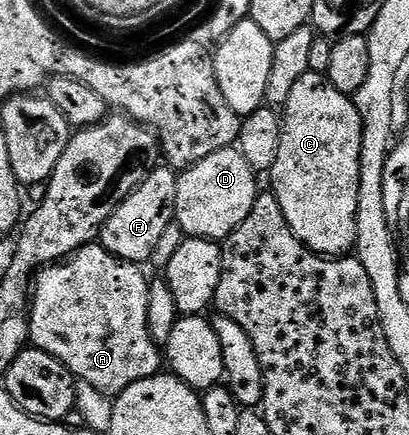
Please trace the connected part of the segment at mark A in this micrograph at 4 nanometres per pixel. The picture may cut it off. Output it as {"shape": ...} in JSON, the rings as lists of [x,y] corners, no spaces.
{"shape":[[[96,242],[78,249],[69,259],[43,269],[35,277],[32,292],[32,316],[28,320],[31,343],[58,357],[77,381],[90,382],[94,390],[102,390],[102,394],[113,398],[120,396],[126,386],[157,375],[162,368],[162,348],[148,329],[149,281],[140,272],[143,271],[137,265],[111,256]]]}

